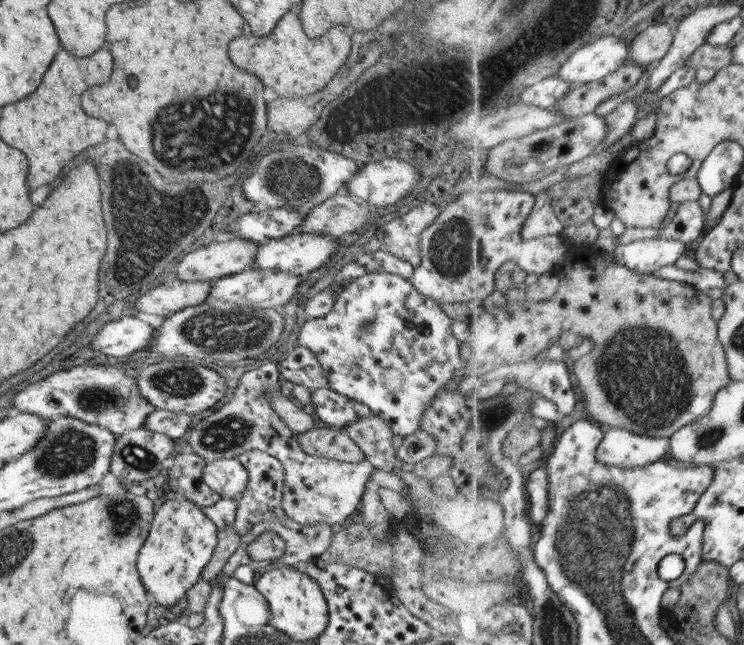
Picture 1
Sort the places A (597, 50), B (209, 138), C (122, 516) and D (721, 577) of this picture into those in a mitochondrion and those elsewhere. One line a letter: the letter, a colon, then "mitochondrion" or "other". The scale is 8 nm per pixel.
A: other
B: mitochondrion
C: mitochondrion
D: other

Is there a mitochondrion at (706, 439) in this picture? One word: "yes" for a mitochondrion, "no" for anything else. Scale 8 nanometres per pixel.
yes

